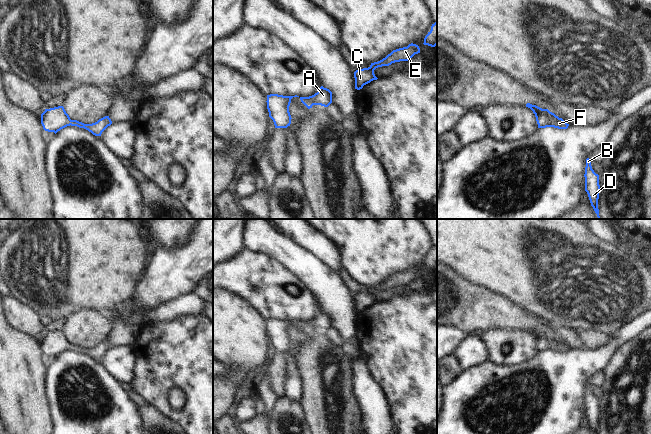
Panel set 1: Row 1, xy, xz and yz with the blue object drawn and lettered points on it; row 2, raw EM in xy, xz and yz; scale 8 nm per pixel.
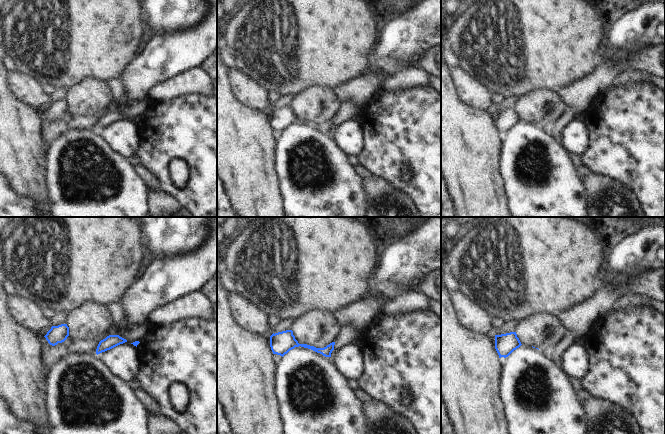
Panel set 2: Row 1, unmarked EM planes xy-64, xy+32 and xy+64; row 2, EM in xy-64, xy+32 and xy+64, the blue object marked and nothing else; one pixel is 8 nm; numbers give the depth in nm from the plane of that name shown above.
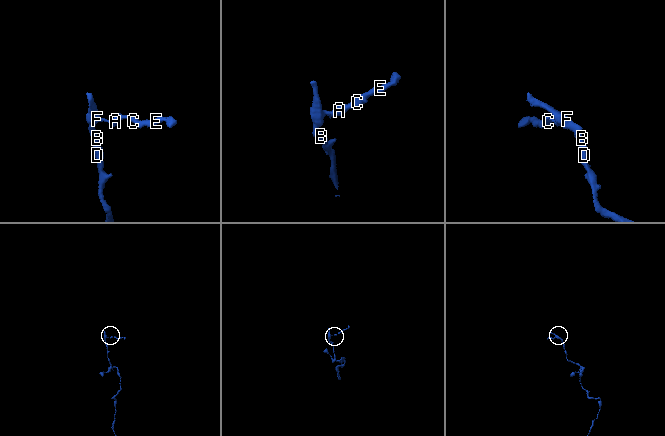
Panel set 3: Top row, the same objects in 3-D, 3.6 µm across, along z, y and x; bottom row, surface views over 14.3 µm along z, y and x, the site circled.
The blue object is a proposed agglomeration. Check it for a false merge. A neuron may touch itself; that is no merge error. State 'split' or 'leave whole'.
leave whole

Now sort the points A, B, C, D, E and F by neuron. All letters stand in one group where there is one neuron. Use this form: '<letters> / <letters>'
A B C D E F

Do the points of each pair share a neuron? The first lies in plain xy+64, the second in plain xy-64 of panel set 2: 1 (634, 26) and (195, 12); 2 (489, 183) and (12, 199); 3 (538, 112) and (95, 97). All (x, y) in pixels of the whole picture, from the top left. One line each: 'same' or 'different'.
1: different
2: different
3: same

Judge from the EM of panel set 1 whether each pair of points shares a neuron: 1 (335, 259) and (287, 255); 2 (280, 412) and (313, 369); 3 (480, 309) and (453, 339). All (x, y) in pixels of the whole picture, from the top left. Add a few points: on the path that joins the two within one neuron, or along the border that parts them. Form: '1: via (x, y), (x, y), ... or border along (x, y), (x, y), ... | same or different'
1: border along (300, 245), (312, 251), (339, 272) | different
2: border along (301, 403), (306, 419), (310, 423) | different
3: border along (447, 324), (459, 328), (466, 334) | different

